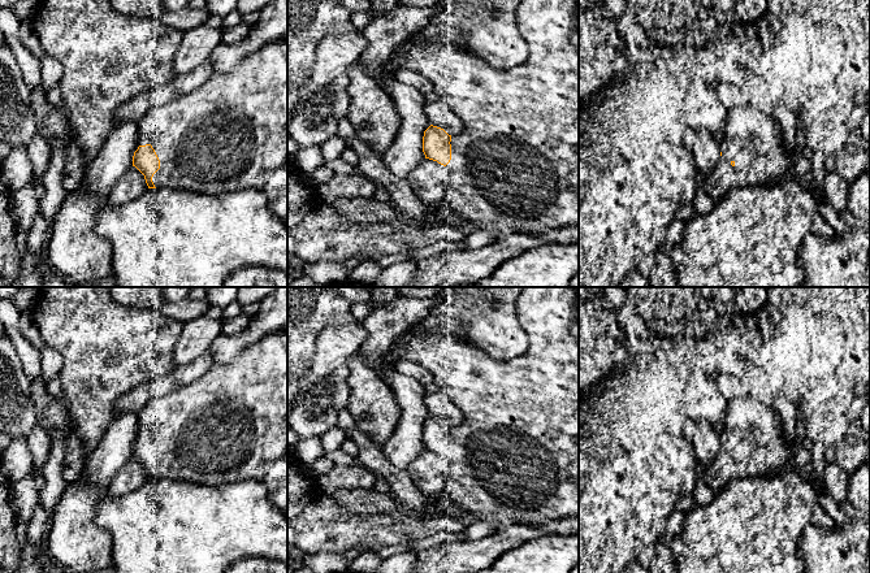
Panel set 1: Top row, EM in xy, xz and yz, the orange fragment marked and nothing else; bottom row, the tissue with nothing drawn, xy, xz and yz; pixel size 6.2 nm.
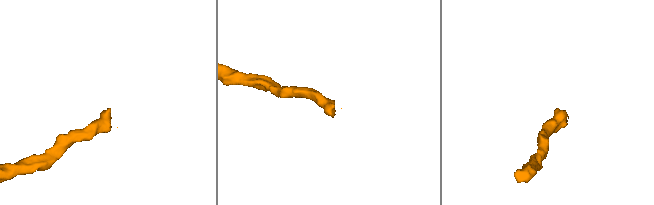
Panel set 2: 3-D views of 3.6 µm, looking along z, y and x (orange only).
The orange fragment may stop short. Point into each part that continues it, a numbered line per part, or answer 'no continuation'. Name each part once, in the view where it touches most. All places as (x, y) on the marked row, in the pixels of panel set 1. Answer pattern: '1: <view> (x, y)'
1: xy (229, 134)

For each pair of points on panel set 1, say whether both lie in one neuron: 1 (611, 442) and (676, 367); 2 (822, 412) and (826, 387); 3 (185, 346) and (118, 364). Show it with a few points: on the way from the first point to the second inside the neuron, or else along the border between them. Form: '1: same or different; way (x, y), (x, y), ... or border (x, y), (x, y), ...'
1: same; way (619, 424), (658, 385)
2: different; border (821, 404), (817, 408)
3: different; border (185, 324), (176, 346), (173, 363)

